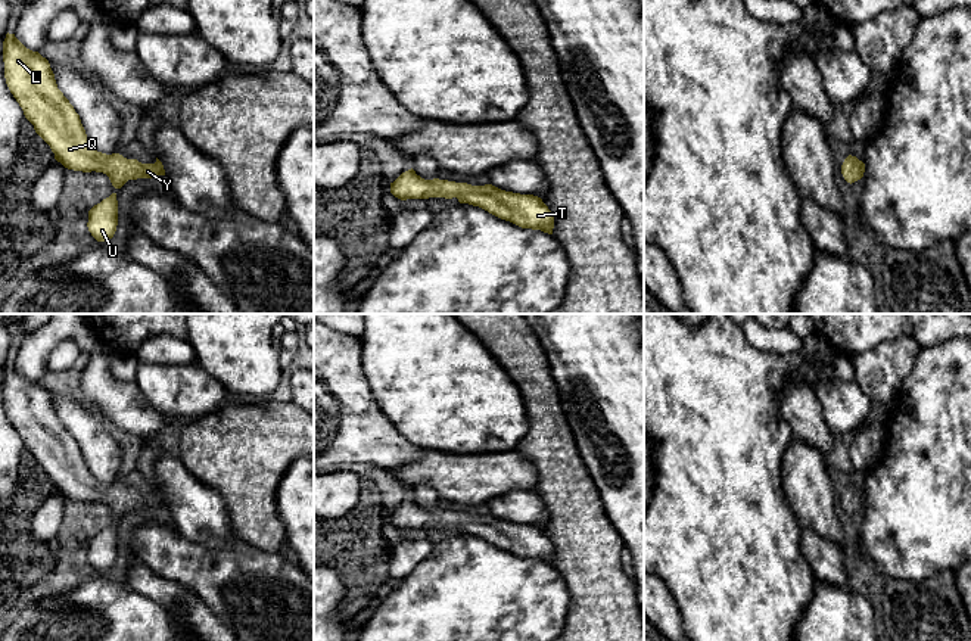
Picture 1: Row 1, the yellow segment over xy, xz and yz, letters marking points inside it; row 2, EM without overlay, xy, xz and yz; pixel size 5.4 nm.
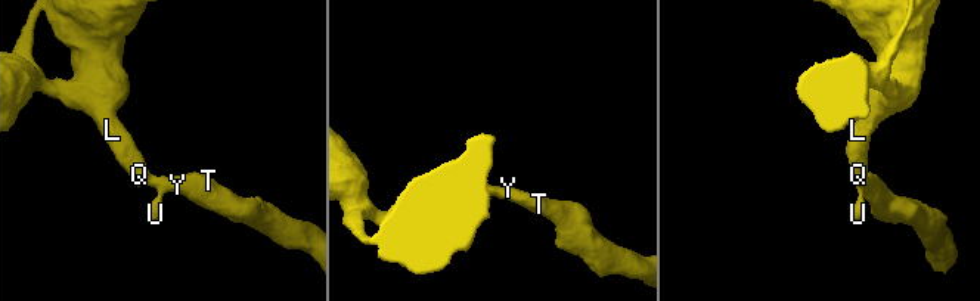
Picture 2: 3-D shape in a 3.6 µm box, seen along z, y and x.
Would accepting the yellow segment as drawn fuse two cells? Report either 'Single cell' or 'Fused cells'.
Single cell

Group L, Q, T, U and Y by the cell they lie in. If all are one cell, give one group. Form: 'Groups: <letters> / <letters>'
Groups: L Q T U Y

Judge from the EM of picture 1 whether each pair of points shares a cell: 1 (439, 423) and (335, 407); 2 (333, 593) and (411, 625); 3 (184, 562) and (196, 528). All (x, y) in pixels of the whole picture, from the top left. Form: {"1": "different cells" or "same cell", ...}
{"1": "different cells", "2": "different cells", "3": "different cells"}

